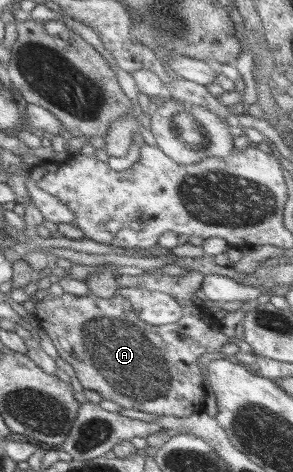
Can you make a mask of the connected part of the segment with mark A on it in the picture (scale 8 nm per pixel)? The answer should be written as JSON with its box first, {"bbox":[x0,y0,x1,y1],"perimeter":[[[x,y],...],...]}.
{"bbox":[32,270,231,418],"perimeter":[[[188,270],[186,275],[176,277],[166,273],[143,273],[140,275],[118,275],[119,284],[125,288],[142,290],[148,288],[170,295],[183,308],[184,314],[179,320],[168,325],[148,325],[142,314],[133,310],[132,304],[125,298],[113,297],[109,300],[95,297],[89,292],[79,297],[71,294],[52,296],[36,301],[36,310],[32,316],[36,326],[43,328],[51,338],[59,356],[74,368],[79,382],[85,390],[93,390],[103,399],[111,400],[121,408],[141,410],[153,416],[176,416],[181,418],[201,411],[206,395],[197,360],[207,352],[220,352],[224,344],[231,341],[220,330],[220,321],[191,300],[193,293],[200,289],[205,276]]]}

